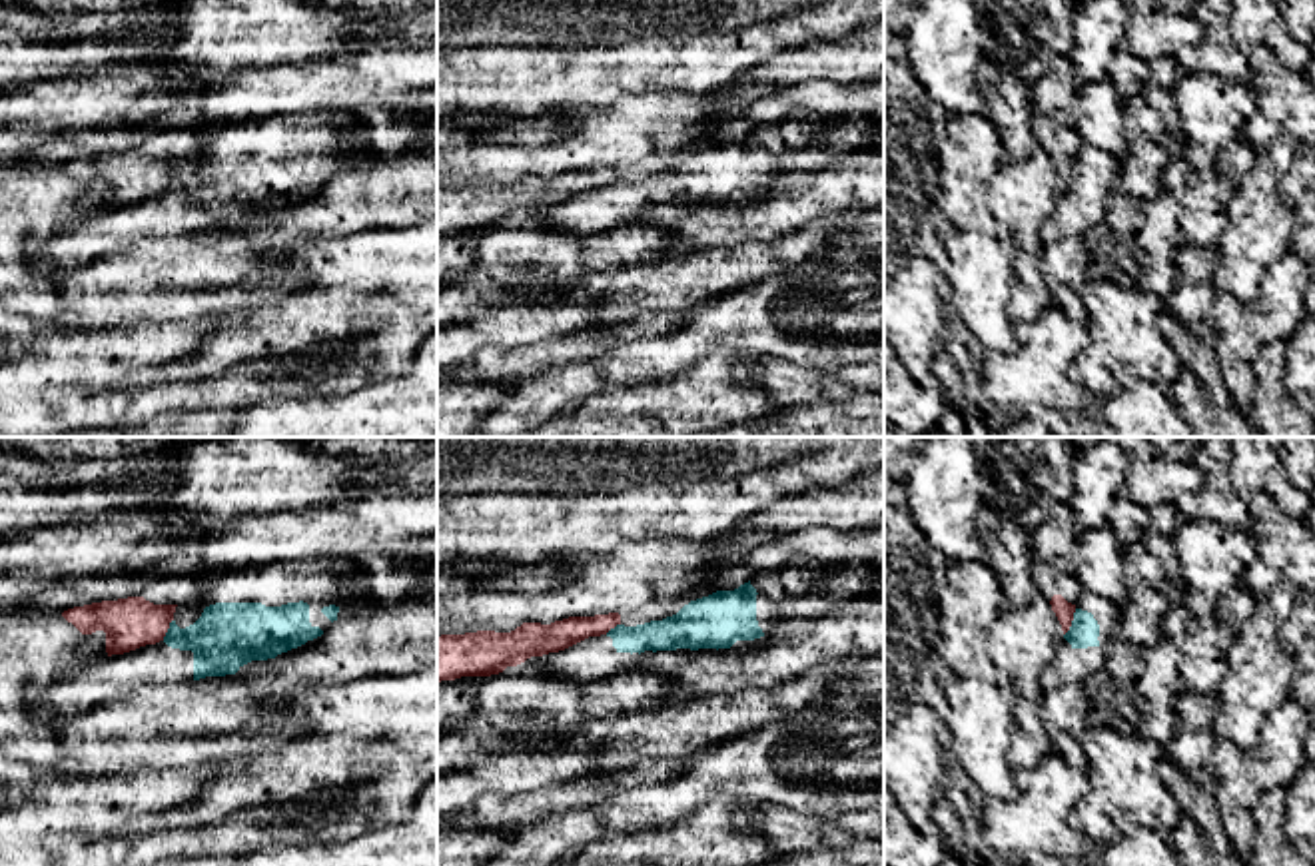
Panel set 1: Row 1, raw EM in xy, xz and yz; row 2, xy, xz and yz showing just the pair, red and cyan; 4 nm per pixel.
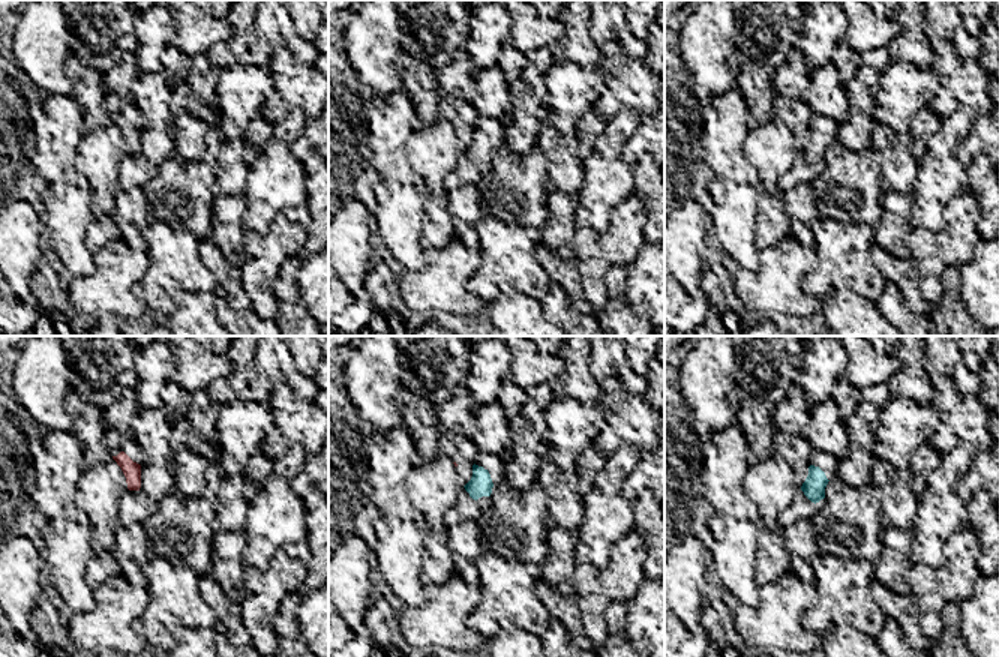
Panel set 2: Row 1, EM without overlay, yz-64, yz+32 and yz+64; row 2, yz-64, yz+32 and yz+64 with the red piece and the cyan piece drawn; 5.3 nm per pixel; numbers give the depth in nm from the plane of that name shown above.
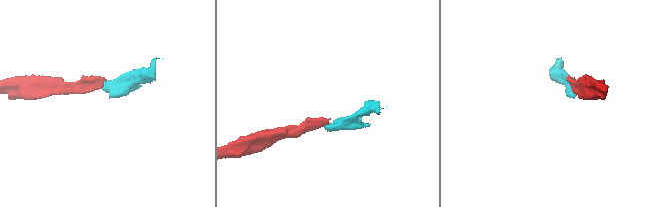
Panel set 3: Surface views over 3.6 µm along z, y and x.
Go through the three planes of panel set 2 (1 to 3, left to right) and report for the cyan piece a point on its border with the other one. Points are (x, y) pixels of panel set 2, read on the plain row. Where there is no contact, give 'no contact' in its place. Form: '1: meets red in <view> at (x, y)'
1: no contact
2: no contact
3: no contact

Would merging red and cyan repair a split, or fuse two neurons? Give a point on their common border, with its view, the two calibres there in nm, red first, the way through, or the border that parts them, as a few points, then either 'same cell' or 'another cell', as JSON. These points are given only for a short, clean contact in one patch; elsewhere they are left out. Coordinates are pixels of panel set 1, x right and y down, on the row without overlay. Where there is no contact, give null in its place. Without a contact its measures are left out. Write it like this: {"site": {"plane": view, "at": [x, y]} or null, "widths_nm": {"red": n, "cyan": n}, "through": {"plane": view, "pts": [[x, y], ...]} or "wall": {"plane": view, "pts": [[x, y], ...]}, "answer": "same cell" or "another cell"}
{"site": {"plane": "yz", "at": [1070, 176]}, "widths_nm": {"red": 80, "cyan": 120}, "wall": {"plane": "yz", "pts": [[1076, 162], [1064, 188]]}, "answer": "another cell"}

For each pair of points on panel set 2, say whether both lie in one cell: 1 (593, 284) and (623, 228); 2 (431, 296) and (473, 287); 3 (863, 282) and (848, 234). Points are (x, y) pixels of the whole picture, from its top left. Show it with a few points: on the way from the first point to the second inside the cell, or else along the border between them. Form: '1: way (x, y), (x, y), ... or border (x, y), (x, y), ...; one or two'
1: way (593, 270), (593, 264), (615, 242); one
2: border (479, 269), (468, 279), (467, 290), (488, 303); two
3: way (863, 270), (854, 260), (849, 246); one

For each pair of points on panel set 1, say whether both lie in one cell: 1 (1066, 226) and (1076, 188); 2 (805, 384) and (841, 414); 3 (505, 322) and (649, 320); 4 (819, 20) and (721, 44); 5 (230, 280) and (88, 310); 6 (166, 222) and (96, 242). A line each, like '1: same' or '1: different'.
1: same
2: different
3: different
4: same
5: same
6: same

